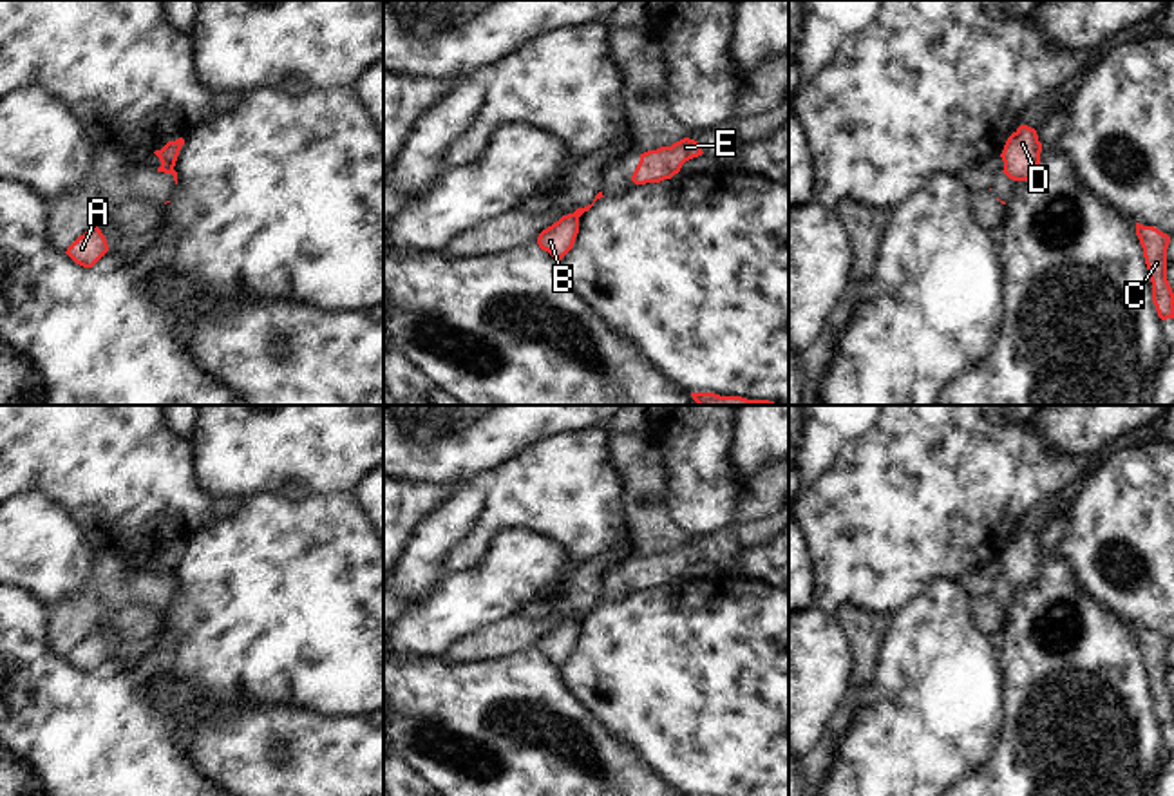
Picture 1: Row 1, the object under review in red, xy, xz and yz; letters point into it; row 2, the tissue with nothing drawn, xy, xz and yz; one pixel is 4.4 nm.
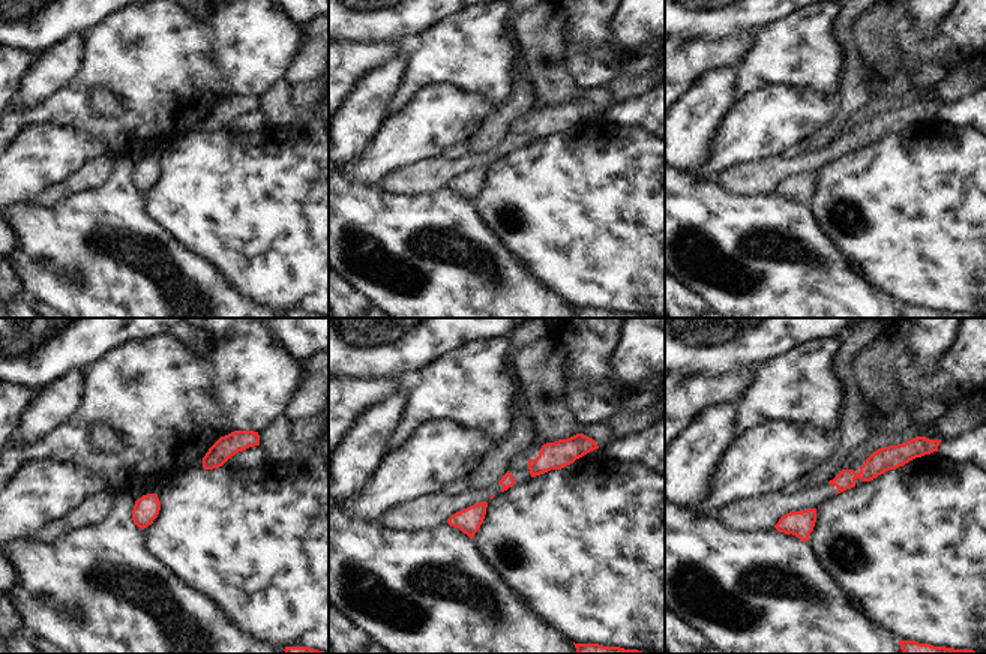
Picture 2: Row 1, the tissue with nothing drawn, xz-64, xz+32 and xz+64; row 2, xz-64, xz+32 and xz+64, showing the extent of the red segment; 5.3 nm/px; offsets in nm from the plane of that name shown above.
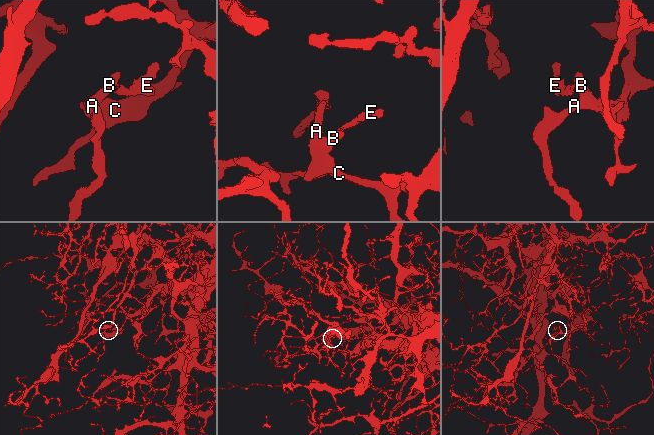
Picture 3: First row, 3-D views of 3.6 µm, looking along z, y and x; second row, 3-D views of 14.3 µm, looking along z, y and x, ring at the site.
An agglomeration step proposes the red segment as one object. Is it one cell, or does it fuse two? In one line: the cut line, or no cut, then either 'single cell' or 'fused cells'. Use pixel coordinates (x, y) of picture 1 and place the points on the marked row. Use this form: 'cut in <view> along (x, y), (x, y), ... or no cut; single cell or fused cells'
cut in xz along (568, 214), (577, 219); fused cells

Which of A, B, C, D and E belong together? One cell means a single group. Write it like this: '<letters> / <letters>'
A B C D / E

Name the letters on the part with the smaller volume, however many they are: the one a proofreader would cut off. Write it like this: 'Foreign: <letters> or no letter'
Foreign: E

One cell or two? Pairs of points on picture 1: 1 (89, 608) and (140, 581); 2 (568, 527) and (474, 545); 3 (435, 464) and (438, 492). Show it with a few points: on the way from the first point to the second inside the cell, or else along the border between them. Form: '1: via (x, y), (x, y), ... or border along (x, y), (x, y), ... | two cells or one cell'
1: via (102, 596), (111, 587), (127, 587) | one cell
2: via (545, 518), (501, 518), (498, 521) | one cell
3: border along (402, 478), (453, 485) | two cells

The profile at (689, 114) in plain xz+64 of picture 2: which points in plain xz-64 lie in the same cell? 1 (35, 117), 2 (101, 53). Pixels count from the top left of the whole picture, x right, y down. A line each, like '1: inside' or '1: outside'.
1: outside
2: outside

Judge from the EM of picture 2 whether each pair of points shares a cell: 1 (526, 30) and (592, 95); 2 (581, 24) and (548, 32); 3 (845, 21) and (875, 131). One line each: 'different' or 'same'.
1: same
2: different
3: different

